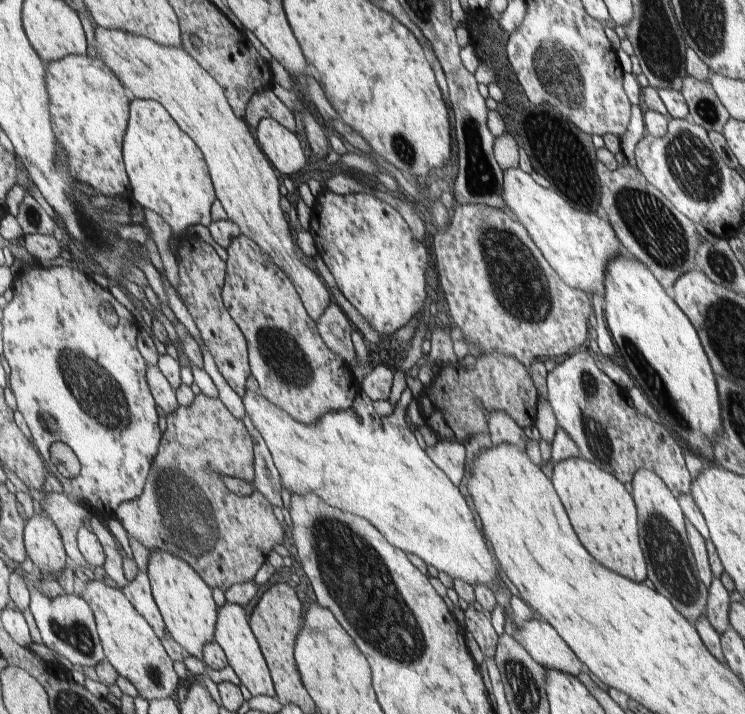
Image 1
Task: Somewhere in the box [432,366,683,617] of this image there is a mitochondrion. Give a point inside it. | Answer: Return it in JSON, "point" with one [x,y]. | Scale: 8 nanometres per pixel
{"point":[598,437]}

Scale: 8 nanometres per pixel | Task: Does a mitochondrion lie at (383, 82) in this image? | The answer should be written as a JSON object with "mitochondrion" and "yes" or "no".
{"mitochondrion":"no"}

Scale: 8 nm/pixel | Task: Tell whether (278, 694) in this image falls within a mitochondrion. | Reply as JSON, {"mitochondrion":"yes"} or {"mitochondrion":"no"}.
{"mitochondrion":"no"}

